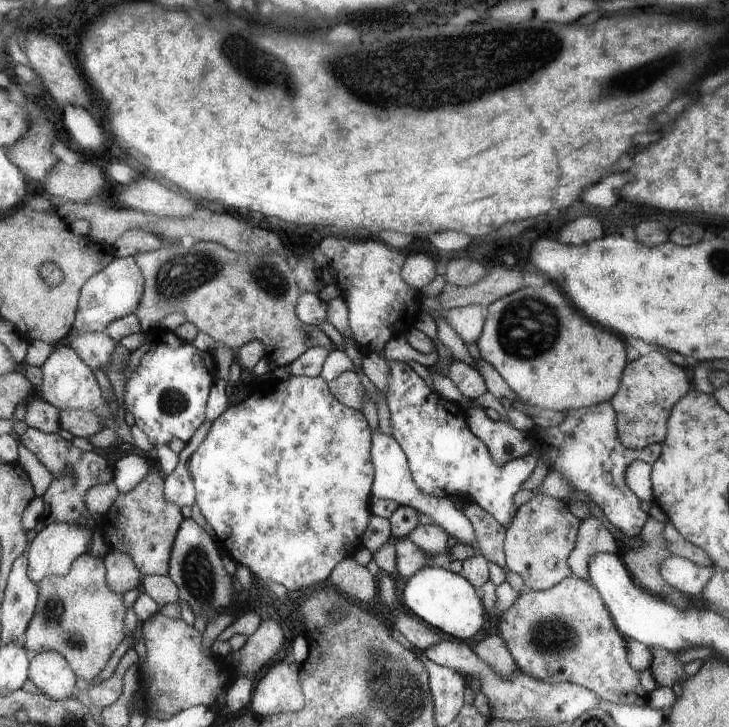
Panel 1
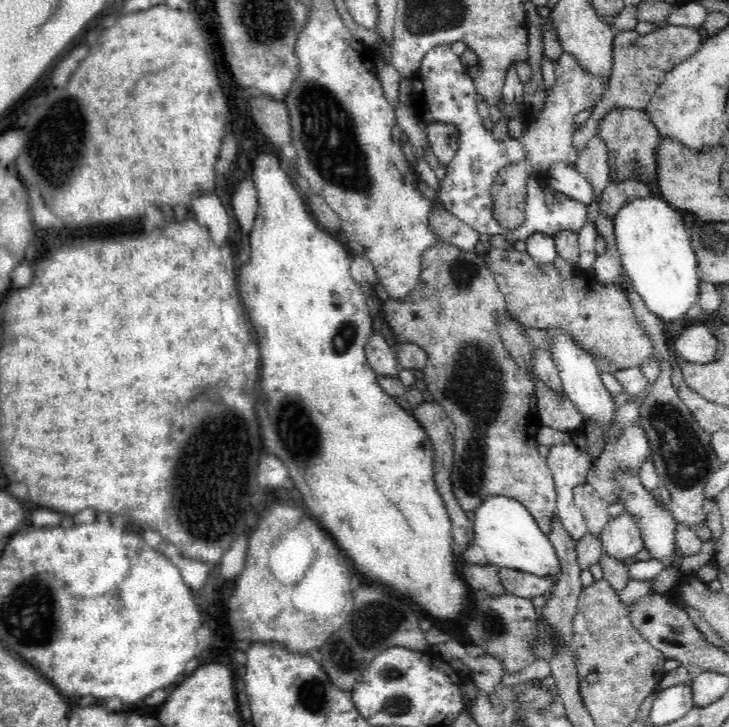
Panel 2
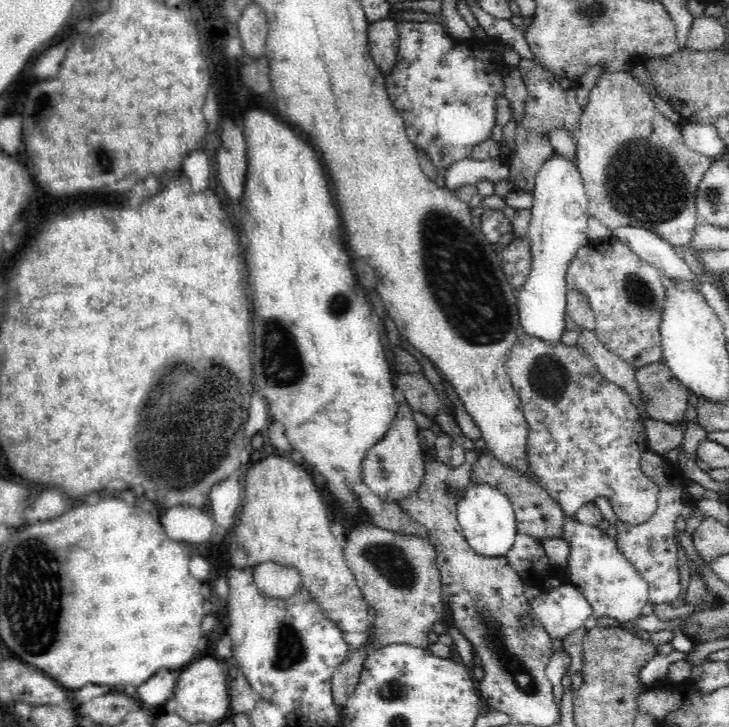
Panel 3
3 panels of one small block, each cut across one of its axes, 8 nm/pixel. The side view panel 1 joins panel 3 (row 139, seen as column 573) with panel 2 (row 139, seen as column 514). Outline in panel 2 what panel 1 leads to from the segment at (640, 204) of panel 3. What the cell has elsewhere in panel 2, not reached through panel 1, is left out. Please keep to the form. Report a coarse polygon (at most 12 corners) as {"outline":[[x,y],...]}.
{"outline":[[646,110],[600,120],[610,182],[640,178],[658,192],[660,130]]}

